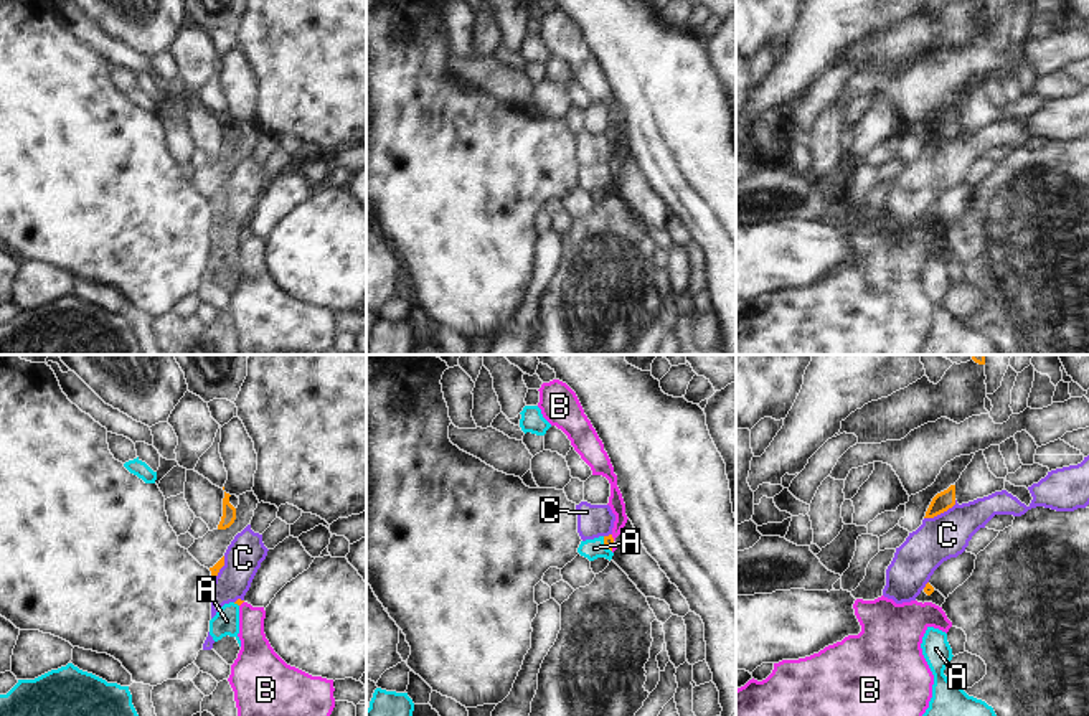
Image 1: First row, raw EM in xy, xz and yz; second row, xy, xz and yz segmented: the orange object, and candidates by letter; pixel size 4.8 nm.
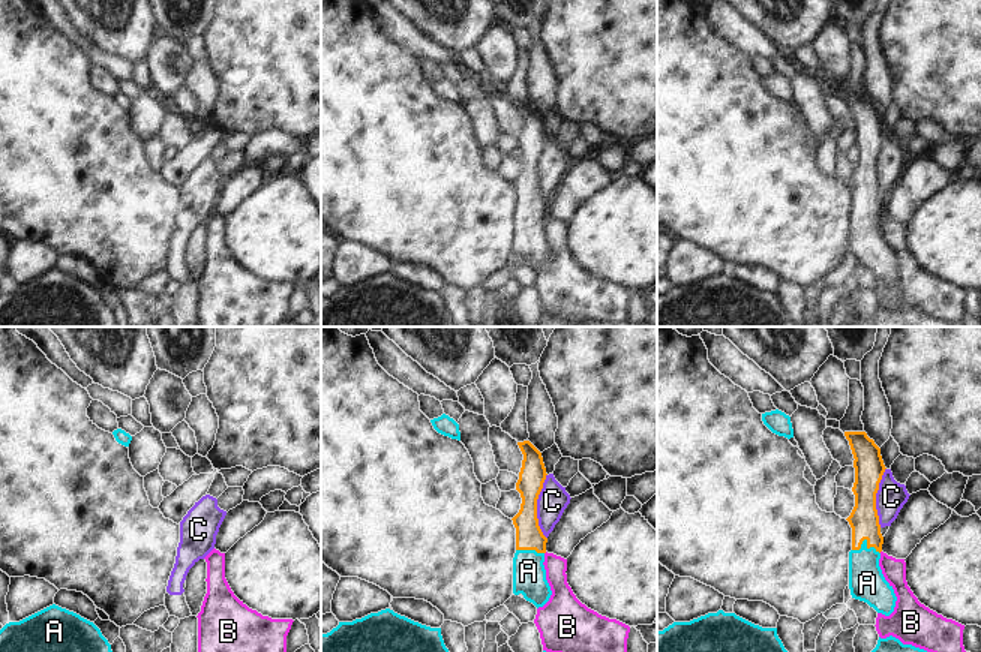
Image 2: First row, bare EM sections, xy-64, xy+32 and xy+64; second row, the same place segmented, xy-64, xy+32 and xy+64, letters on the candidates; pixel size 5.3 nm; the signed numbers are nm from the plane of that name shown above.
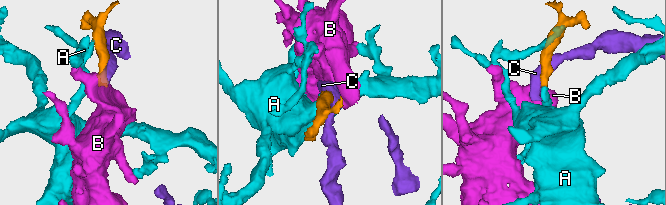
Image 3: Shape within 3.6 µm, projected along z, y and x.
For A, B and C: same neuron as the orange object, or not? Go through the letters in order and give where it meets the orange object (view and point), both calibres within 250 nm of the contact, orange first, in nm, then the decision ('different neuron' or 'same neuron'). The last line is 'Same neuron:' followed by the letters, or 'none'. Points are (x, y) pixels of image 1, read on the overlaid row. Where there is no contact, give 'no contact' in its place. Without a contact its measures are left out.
A: meets orange in xz at (604, 543); 50 nm thick on the orange side, 100 nm on the other; same neuron
B: meets orange in xz at (612, 545); 50 nm thick on the orange side, 20 nm on the other; different neuron
C: meets orange in yz at (941, 512); 90 nm thick on the orange side, 220 nm on the other; different neuron
Same neuron: A

